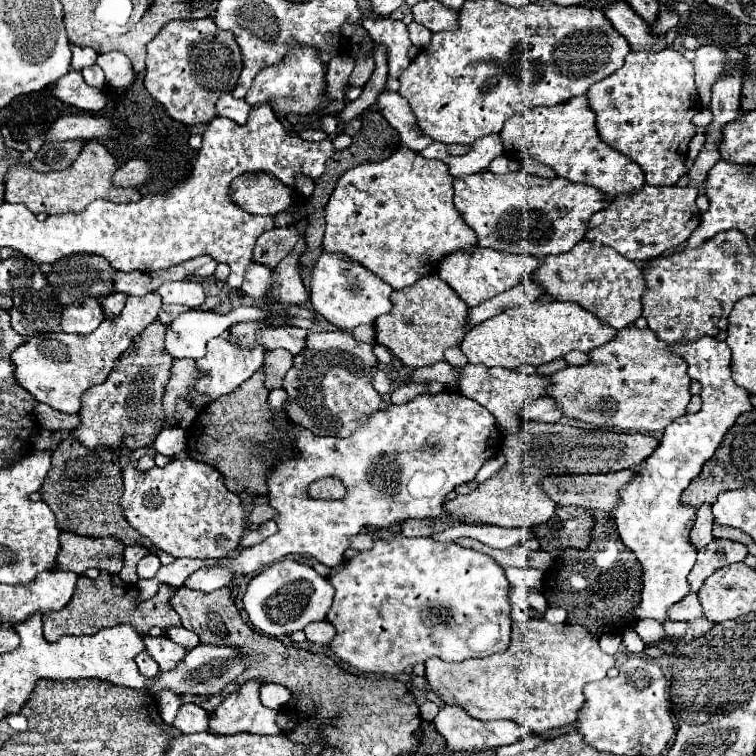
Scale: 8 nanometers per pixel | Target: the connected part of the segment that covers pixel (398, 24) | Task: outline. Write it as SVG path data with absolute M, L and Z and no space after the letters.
M382 19L376 25L376 31L370 31L370 37L386 47L386 61L388 61L388 77L398 79L402 71L410 65L408 49L412 47L408 39L408 29L406 23L402 21L390 21Z

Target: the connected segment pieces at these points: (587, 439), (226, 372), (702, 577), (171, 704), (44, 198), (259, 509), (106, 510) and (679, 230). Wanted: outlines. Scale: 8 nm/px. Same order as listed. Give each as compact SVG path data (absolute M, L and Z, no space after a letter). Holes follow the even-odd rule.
M524 421L518 433L503 438L501 451L506 455L506 465L498 473L480 483L476 491L446 501L446 517L406 519L400 523L400 533L404 537L428 537L434 531L440 531L440 527L446 529L458 521L498 527L534 527L546 523L554 515L556 505L542 493L542 489L538 489L538 481L542 477L556 473L610 473L620 469L634 469L646 457L650 457L656 447L658 439L646 433L612 433L602 429L586 431L564 423Z
M224 331L220 337L216 337L208 343L208 353L196 361L198 369L202 369L206 373L202 377L202 381L198 381L198 393L206 393L216 399L220 395L232 393L238 385L242 385L246 379L250 379L254 371L258 371L262 367L262 359L264 359L264 351L260 347L254 347L252 351L244 351L238 345L234 345L228 339L228 331Z
M714 539L710 545L698 549L698 559L694 569L688 575L690 591L698 593L702 583L722 565L732 565L738 561L744 561L748 555L748 549L742 543L730 541L730 539Z
M164 689L158 693L158 709L160 709L160 717L172 725L174 717L178 713L178 707L182 705L182 697L170 689Z
M88 141L78 159L64 171L52 171L52 173L38 173L30 167L30 155L24 151L24 161L10 169L6 175L6 201L8 203L22 203L28 205L28 209L38 215L62 215L62 213L80 213L84 211L92 201L106 199L114 203L130 203L138 201L140 197L132 197L130 193L138 193L138 189L122 189L112 185L112 175L118 169L116 159L108 153L108 149L100 141Z
M256 505L254 509L252 509L252 513L250 513L250 517L248 517L248 521L250 523L266 523L266 521L270 521L270 519L274 519L276 517L276 511L270 507L270 505Z
M70 433L62 435L62 445L52 453L52 467L46 475L46 483L40 487L42 501L50 505L50 509L56 513L58 527L62 531L74 531L80 535L90 537L118 537L124 545L144 545L152 552L154 545L146 541L134 527L128 525L124 519L120 497L122 497L122 475L120 475L120 463L118 453L114 453L108 447L88 449L80 441L76 441ZM84 487L86 493L82 497L72 497L72 491Z
M642 185L640 191L632 191L616 197L604 209L594 213L586 225L584 239L592 245L606 245L616 249L630 261L650 261L666 251L684 243L700 223L700 211L696 207L696 187L678 185Z

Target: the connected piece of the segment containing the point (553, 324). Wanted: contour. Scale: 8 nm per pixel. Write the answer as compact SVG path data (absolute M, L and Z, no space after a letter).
M534 301L518 305L500 315L482 321L464 335L462 353L472 365L516 369L520 365L544 365L568 351L592 351L616 337L616 329L594 317L578 303L570 301Z

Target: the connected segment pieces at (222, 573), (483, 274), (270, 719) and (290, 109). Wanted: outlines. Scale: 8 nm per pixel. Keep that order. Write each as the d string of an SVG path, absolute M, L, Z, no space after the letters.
M212 565L212 567L202 567L198 571L194 571L188 579L186 579L186 587L190 589L198 589L198 591L216 591L226 587L230 581L234 579L234 575L220 565Z
M476 245L470 251L460 249L460 251L444 257L438 273L458 293L458 297L468 303L468 307L476 307L482 301L488 301L494 295L512 289L524 277L530 277L538 267L540 267L540 259L534 255L510 255L504 251Z
M250 679L244 685L238 685L238 689L222 701L216 713L210 715L210 733L234 735L248 731L276 735L276 711L264 707L258 699L262 685L260 679Z
M298 47L292 49L284 61L278 65L264 69L264 73L258 73L258 77L252 83L252 89L246 95L246 101L250 105L256 103L270 103L276 107L282 115L294 113L294 115L310 115L314 113L324 101L326 101L326 67L322 65L318 51L310 47Z

